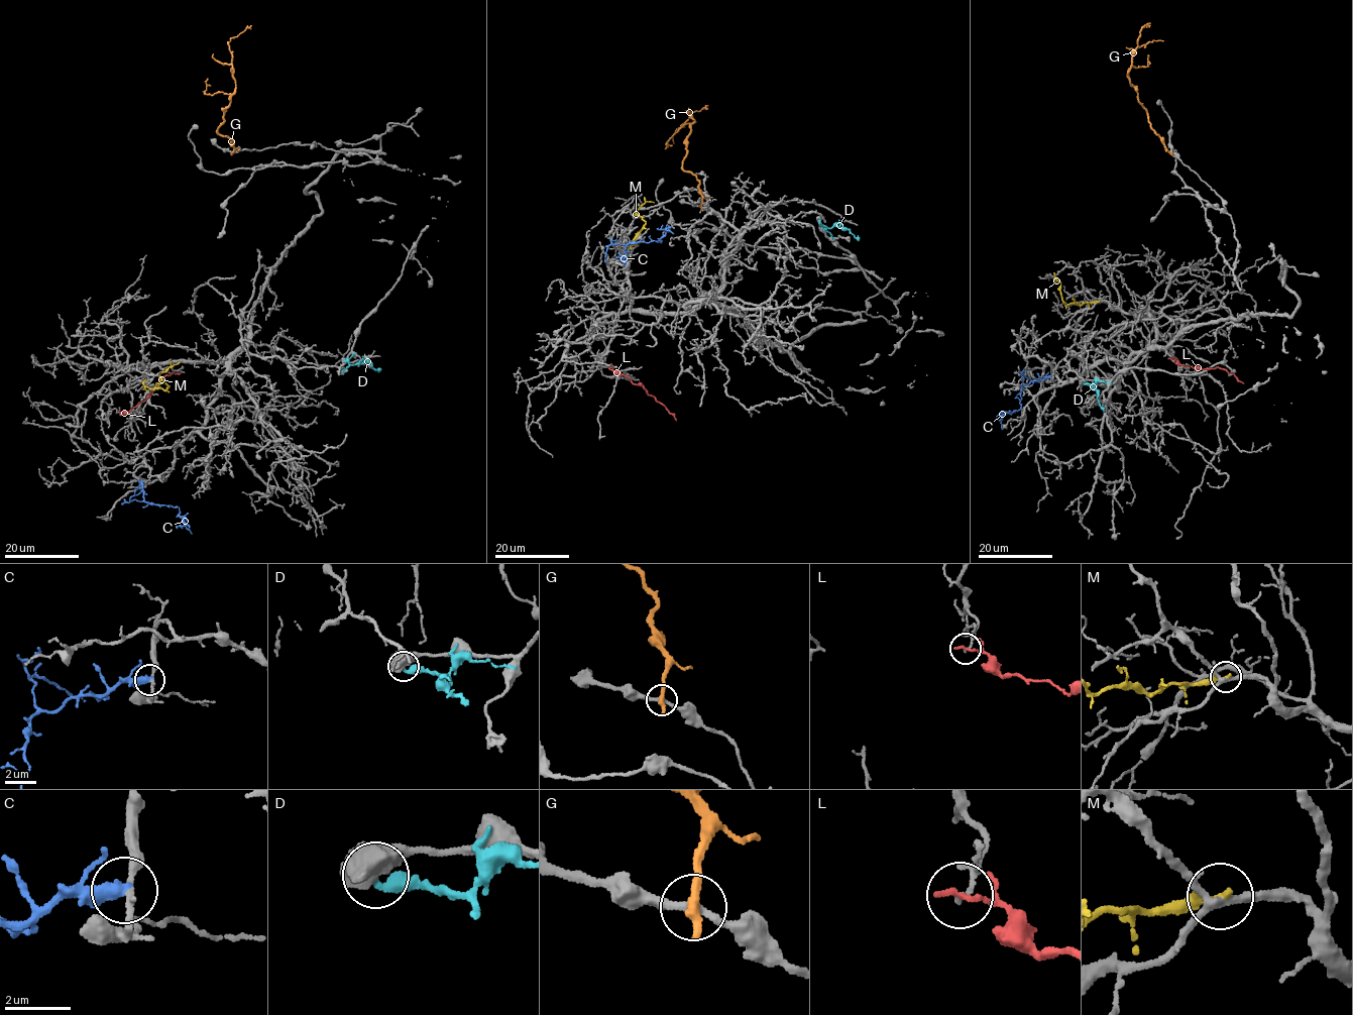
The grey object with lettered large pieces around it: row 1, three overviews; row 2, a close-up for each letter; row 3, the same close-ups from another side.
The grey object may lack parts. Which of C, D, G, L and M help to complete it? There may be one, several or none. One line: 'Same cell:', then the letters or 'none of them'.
Same cell: none of them

